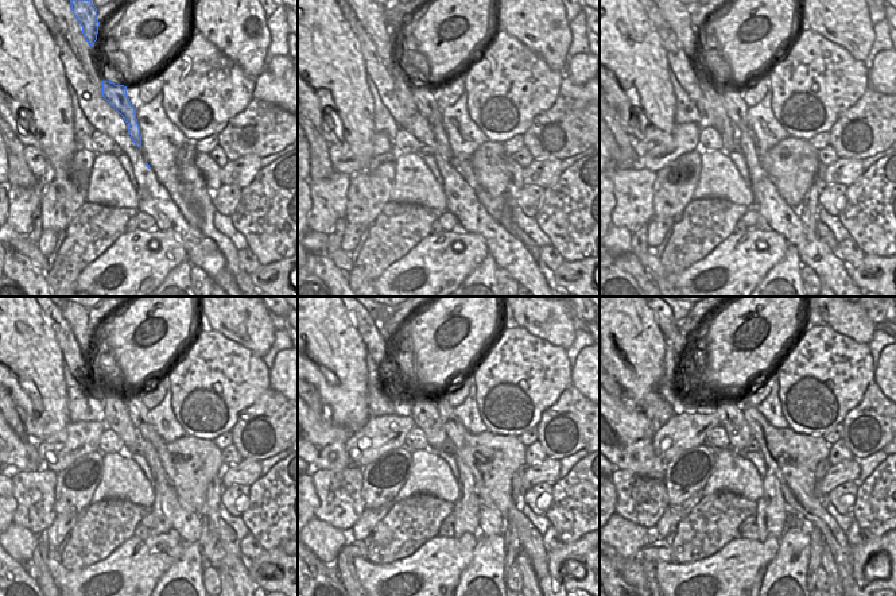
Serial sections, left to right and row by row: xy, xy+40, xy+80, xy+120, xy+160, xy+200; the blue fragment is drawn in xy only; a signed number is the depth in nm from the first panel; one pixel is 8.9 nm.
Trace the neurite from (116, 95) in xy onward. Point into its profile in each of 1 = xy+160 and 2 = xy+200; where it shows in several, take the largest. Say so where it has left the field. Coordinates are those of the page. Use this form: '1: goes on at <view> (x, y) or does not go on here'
1: goes on at xy+160 (466, 509)
2: goes on at xy+200 (772, 510)

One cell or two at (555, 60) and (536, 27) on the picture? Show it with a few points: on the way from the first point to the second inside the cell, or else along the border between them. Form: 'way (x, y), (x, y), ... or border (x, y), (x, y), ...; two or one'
way (555, 51), (545, 35); one

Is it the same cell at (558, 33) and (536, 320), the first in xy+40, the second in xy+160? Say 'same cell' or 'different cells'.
same cell

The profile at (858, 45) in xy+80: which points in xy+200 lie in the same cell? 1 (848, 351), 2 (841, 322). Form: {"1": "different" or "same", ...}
{"1": "different", "2": "same"}

